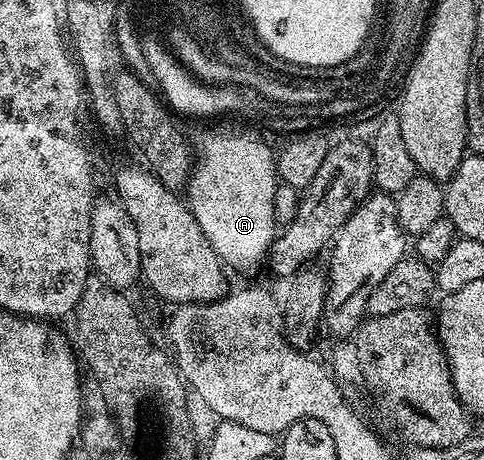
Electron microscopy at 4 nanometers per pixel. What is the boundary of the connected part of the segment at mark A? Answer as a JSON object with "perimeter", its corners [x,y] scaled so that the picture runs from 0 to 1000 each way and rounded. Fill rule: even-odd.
{"perimeter":[[[490,285],[424,296],[382,404],[386,448],[421,515],[475,587],[519,589],[554,557],[568,498],[570,339],[543,307]]]}

